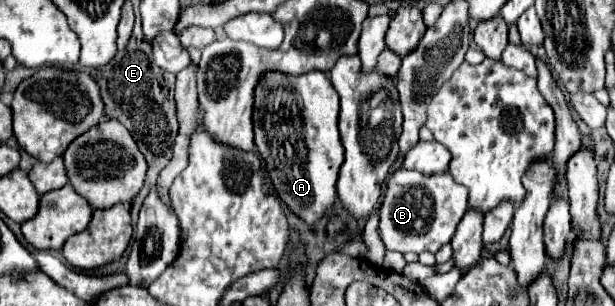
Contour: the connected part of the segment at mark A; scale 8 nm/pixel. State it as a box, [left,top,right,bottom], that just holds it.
[252,70,344,226]

